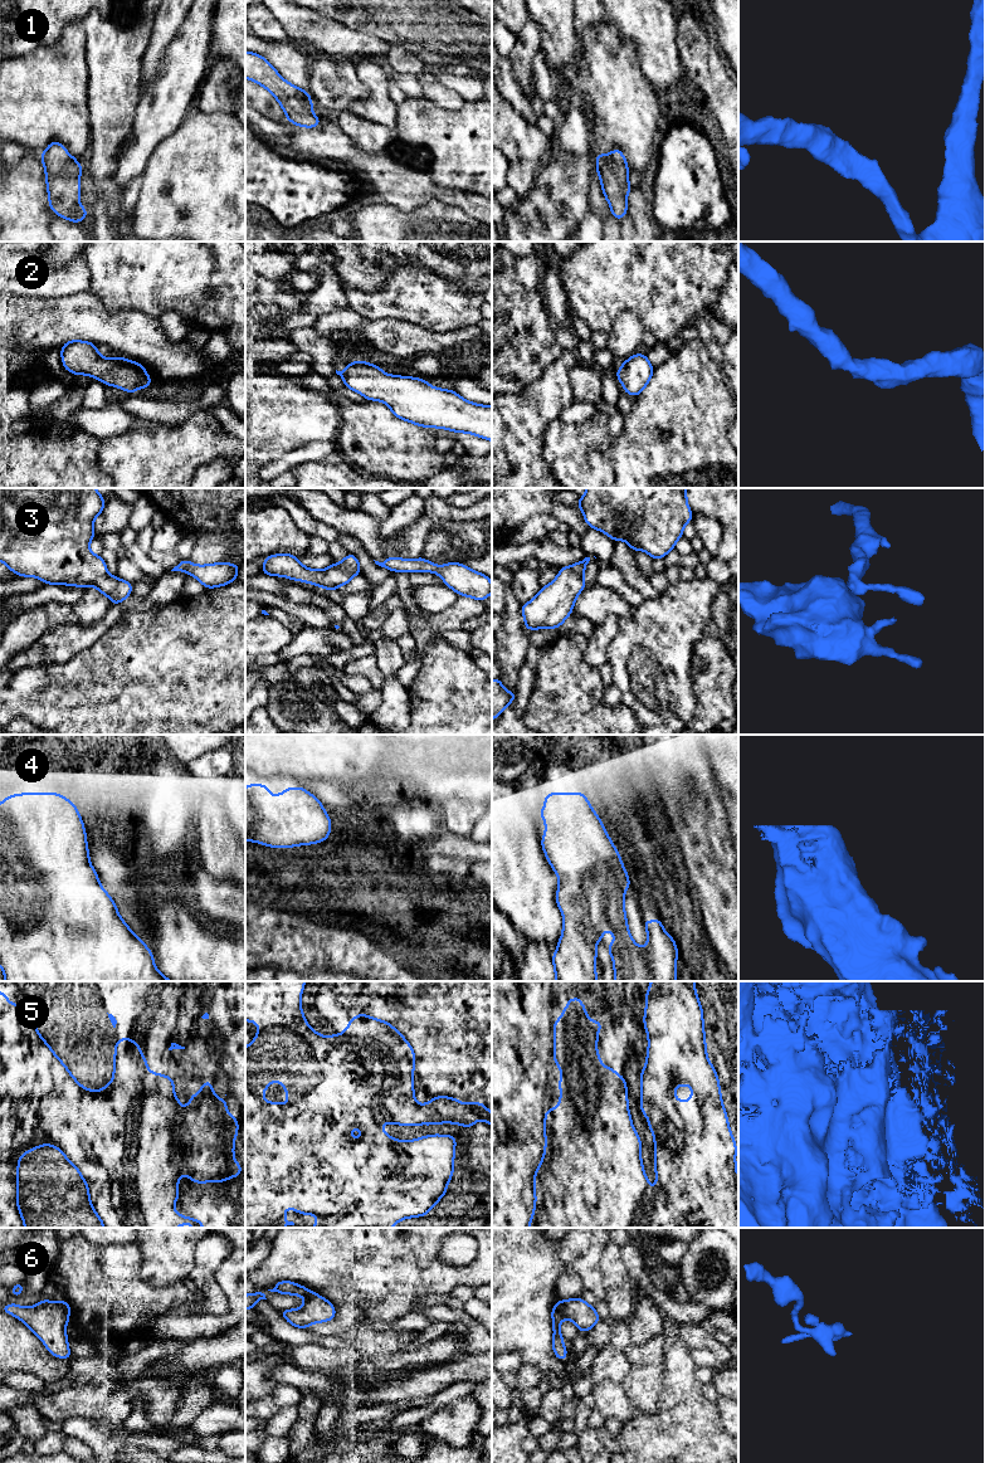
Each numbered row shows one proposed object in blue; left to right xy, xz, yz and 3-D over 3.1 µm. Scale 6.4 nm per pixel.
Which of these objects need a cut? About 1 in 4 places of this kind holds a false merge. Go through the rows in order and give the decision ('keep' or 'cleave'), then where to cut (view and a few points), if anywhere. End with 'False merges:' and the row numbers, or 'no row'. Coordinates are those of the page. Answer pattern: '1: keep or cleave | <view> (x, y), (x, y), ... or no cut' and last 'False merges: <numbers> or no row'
1: keep | no cut
2: keep | no cut
3: keep | no cut
4: keep | no cut
5: cleave | xy (180, 1112), (142, 1136), (141, 1207)
6: cleave | yz (555, 1305), (562, 1317)
False merges: 5, 6

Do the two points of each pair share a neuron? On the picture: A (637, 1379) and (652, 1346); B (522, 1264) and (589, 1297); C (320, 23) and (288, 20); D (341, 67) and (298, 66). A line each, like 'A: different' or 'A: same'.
A: same
B: different
C: same
D: different

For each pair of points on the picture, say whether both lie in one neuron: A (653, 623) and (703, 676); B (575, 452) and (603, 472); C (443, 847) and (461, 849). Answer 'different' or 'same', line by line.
A: different
B: same
C: same

